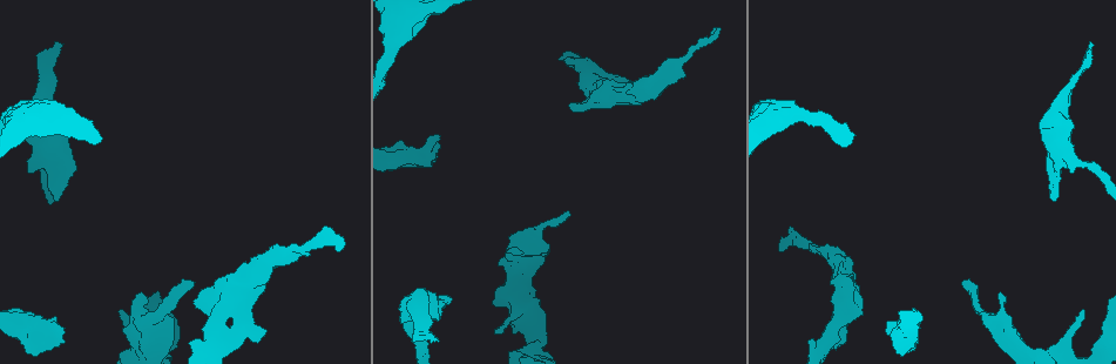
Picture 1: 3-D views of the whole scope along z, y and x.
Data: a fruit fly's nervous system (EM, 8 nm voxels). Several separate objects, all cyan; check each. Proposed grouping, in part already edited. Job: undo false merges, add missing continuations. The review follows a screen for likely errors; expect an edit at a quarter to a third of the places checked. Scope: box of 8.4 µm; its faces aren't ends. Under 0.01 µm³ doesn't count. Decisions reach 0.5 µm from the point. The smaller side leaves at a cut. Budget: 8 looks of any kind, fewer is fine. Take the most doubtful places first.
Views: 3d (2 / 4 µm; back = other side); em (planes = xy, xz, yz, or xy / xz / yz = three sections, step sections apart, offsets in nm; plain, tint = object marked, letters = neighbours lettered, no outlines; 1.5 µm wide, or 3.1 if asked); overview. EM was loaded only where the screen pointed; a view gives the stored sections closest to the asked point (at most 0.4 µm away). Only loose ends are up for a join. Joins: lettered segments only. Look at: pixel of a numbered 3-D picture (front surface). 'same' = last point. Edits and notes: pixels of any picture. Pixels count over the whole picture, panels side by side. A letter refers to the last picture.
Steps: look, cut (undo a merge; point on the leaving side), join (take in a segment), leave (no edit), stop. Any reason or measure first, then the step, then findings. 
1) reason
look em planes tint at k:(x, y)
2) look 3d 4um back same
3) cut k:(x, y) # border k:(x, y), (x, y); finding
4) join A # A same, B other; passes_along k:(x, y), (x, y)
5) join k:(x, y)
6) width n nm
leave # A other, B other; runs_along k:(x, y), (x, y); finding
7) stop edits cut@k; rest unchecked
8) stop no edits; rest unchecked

free end
look em planes letters at 1:(779, 249)

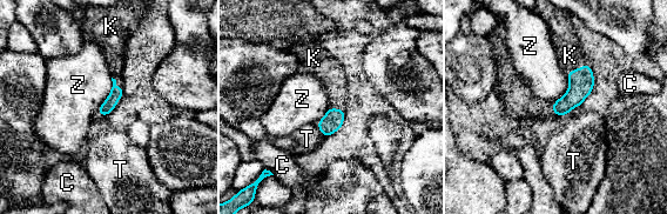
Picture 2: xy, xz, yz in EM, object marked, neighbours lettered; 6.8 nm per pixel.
longest_contact Z 280 nm
join K # C other, K same, T other, Z other; passes_along 2:(581, 80), (575, 69), (570, 55); the cell continues

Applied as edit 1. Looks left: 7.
look em planes letters at 1:(47, 347)

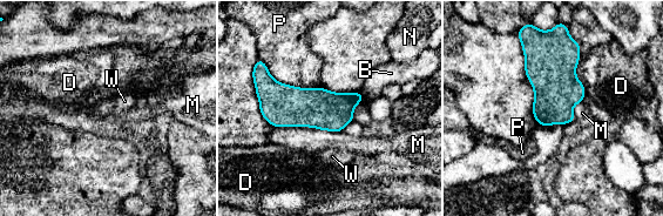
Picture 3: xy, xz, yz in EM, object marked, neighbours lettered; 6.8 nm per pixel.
leave # B other, D other, M other, N other, P other, W other; border 3:(275, 126), (310, 126), (340, 132); none of them fits

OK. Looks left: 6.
thick end
look em planes letters at 1:(145, 296)

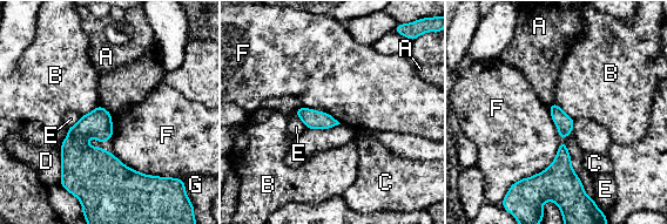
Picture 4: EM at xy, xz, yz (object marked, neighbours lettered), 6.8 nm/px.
longest_contact F 380 nm
leave # A other, B other, C other, D other, E other, F other, G other; border 4:(560, 142), (545, 169), (521, 180); no lettered segment goes on from it

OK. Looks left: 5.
stop edits join@2; rest unchecked

